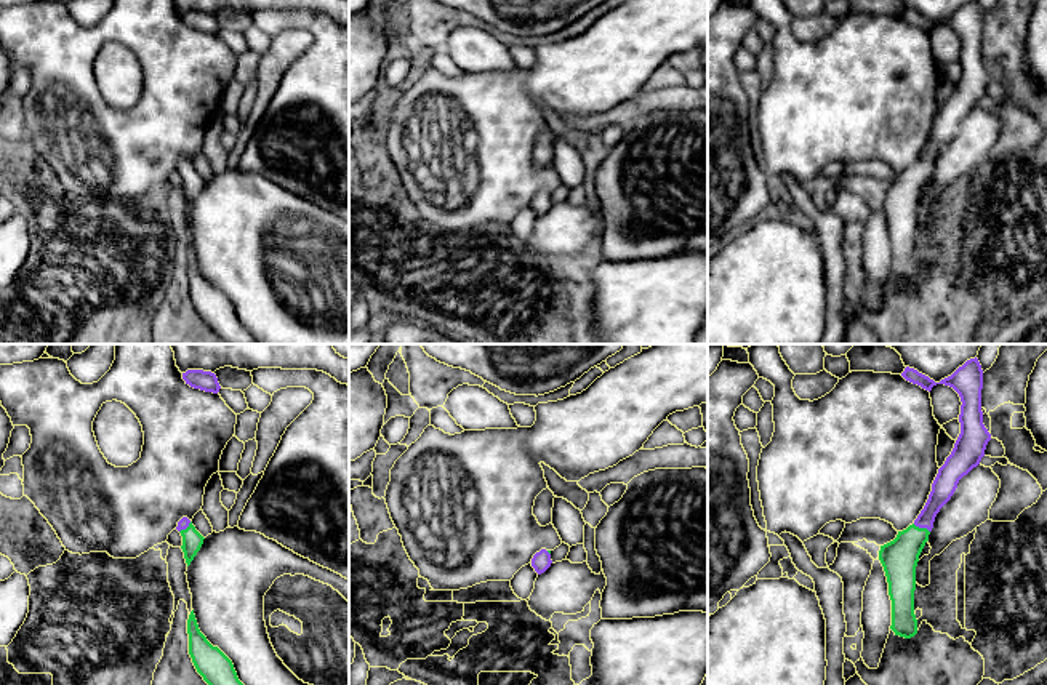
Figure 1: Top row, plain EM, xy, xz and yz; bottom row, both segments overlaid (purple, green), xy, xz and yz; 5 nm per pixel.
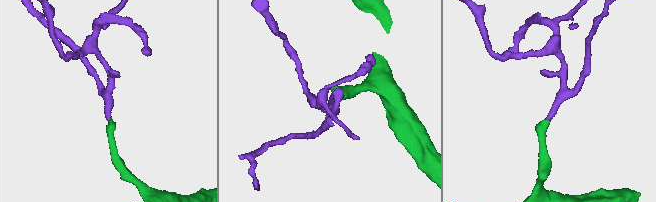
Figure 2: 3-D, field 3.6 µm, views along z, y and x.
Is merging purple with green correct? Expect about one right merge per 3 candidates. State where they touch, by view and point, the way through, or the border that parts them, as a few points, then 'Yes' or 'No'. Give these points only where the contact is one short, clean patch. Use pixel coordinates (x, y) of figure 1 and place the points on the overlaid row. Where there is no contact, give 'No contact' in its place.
Touches purple at yz (921, 527). Path across: yz (945, 484), (921, 527), (898, 557). Yes

